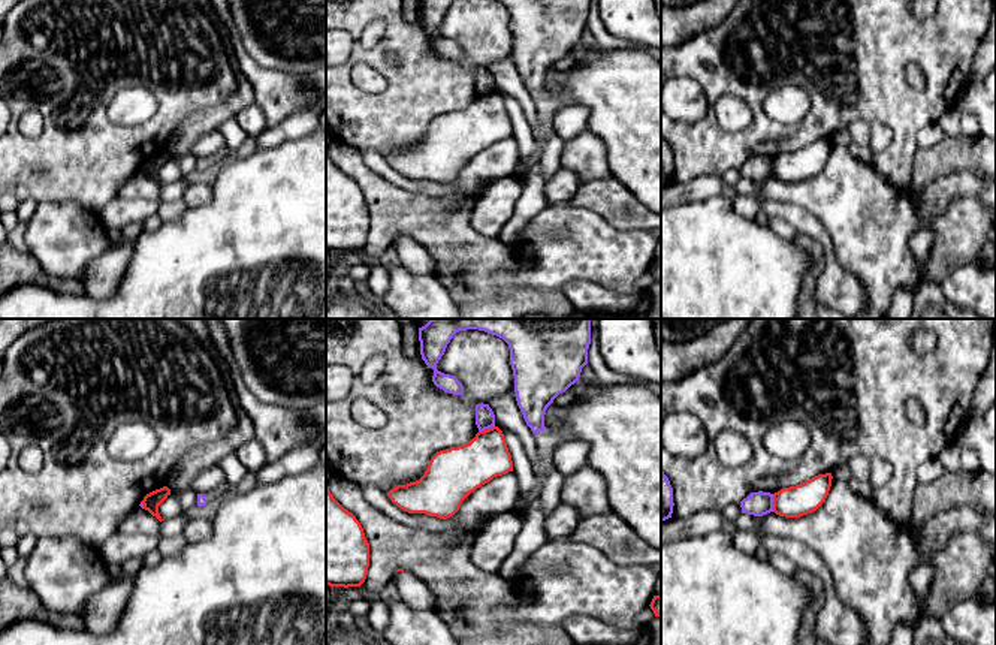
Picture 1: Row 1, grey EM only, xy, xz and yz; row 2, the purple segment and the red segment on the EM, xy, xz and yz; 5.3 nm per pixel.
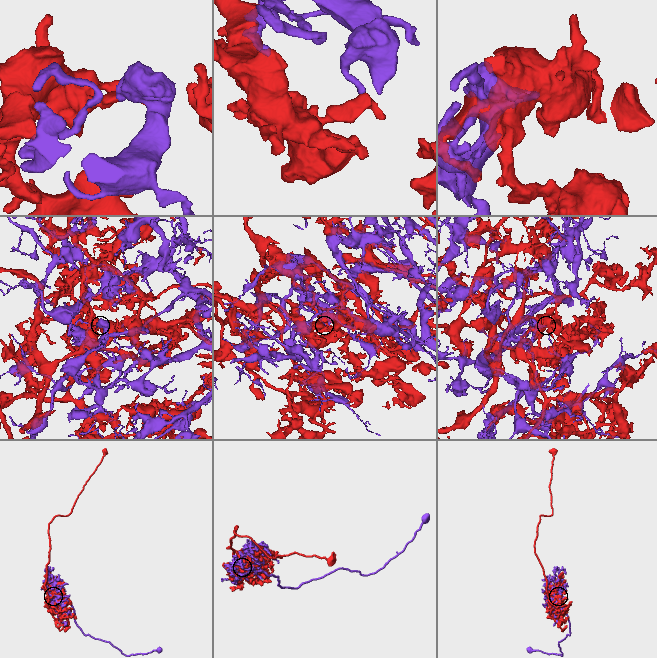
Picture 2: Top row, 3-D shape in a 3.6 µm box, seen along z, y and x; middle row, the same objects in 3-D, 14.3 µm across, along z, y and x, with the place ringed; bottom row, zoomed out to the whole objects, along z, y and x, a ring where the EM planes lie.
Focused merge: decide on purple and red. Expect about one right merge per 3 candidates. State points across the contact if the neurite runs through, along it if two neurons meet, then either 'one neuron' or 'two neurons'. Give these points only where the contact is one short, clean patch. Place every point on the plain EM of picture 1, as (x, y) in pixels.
two neurons

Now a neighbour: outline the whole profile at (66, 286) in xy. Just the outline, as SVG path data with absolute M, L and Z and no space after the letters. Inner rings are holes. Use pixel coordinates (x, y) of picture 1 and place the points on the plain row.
M4 242L0 245L0 296L18 284L39 284L60 293L87 295L81 281L60 281L51 277L30 253L22 253Z

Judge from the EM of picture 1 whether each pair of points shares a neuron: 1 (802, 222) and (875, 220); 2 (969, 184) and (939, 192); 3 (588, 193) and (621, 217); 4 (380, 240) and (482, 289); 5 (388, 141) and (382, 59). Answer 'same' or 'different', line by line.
1: different
2: same
3: same
4: same
5: same

